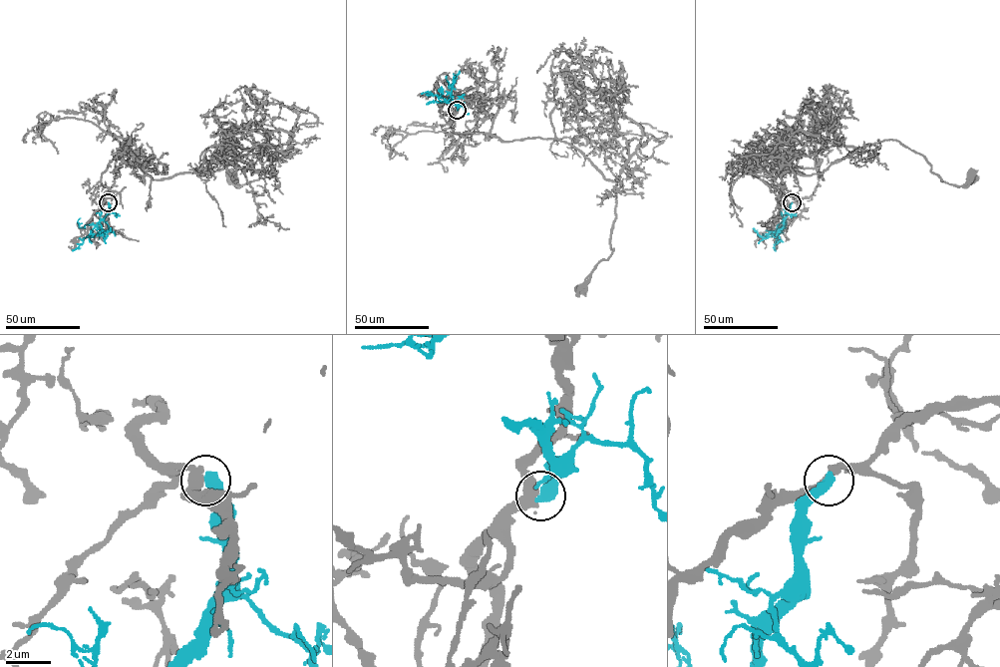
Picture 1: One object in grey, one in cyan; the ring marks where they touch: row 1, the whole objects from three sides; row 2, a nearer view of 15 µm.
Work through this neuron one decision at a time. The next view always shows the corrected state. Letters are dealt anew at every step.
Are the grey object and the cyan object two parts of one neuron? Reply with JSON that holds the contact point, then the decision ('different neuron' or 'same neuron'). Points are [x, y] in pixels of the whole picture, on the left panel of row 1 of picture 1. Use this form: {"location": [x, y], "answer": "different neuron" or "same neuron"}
{"location": [108, 202], "answer": "different neuron"}

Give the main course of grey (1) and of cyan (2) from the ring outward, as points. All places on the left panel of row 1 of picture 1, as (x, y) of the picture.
1: (108, 202), (102, 196), (117, 159), (164, 179), (219, 170), (266, 140), (257, 179), (237, 186), (231, 174)
2: (108, 202), (109, 211), (99, 221), (103, 237), (111, 227)

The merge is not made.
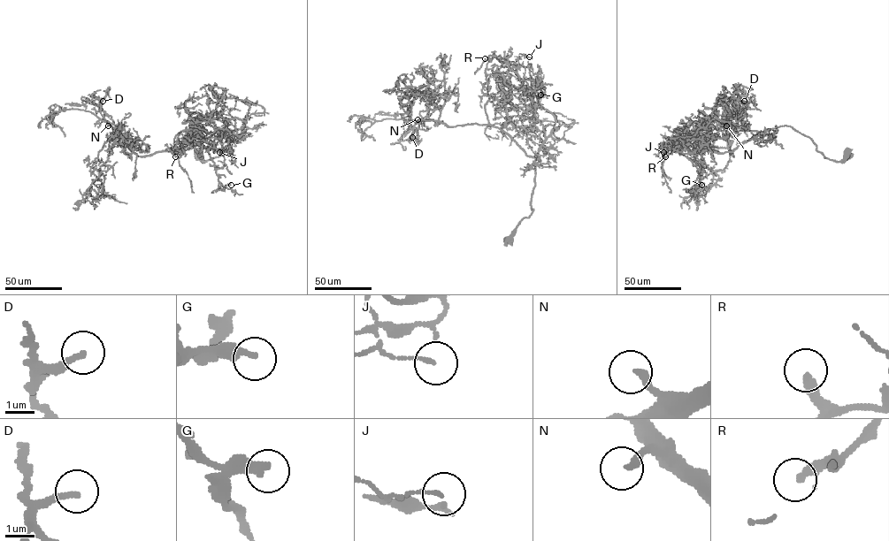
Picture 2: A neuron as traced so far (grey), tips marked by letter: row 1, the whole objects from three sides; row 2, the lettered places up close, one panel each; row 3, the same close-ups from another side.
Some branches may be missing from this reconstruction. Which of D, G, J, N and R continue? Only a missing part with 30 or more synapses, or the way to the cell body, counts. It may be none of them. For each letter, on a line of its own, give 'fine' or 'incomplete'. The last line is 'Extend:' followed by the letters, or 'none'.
D: fine
G: fine
J: fine
N: incomplete
R: fine
Extend: N

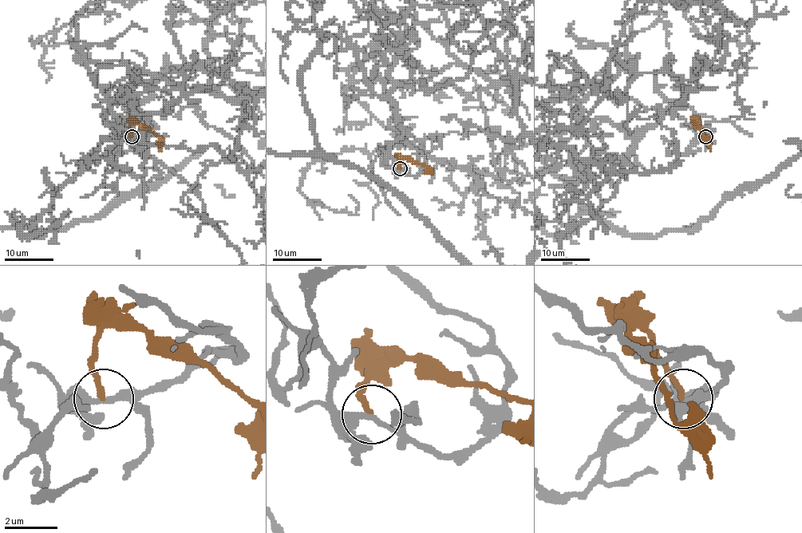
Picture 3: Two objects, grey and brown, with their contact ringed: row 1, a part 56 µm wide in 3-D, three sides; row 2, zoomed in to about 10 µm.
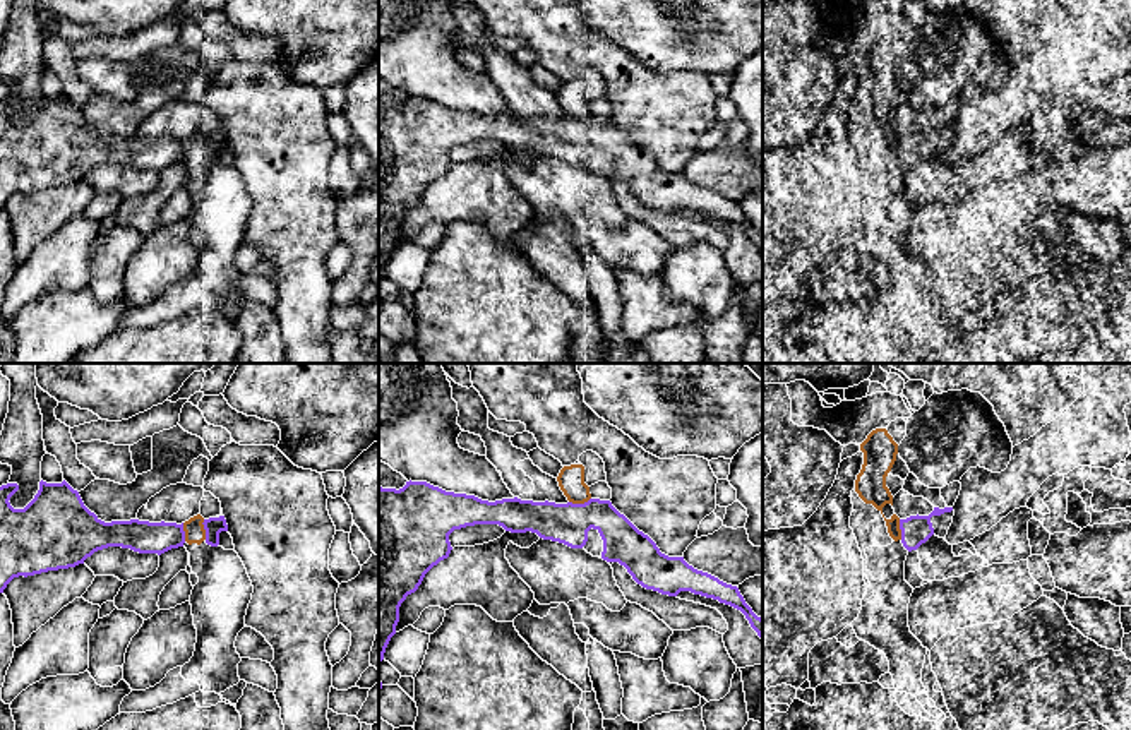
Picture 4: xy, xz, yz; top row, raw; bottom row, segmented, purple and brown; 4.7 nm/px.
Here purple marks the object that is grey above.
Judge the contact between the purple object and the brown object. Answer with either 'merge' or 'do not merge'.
do not merge

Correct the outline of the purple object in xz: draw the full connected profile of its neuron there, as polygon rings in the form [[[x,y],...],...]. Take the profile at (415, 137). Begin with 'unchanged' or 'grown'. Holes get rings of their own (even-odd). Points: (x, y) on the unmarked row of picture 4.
grown | [[[410,96],[399,106],[379,103],[379,279],[396,250],[401,219],[418,206],[434,182],[449,173],[452,166],[449,151],[454,146],[475,141],[499,141],[511,149],[531,147],[543,156],[559,158],[571,165],[584,165],[610,182],[619,178],[637,200],[661,211],[677,212],[680,207],[691,207],[718,216],[740,226],[763,255],[763,235],[745,219],[737,202],[694,185],[684,173],[661,170],[656,159],[620,130],[610,117],[589,115],[584,120],[555,120],[514,113],[488,118],[475,111],[446,108],[427,98]]]

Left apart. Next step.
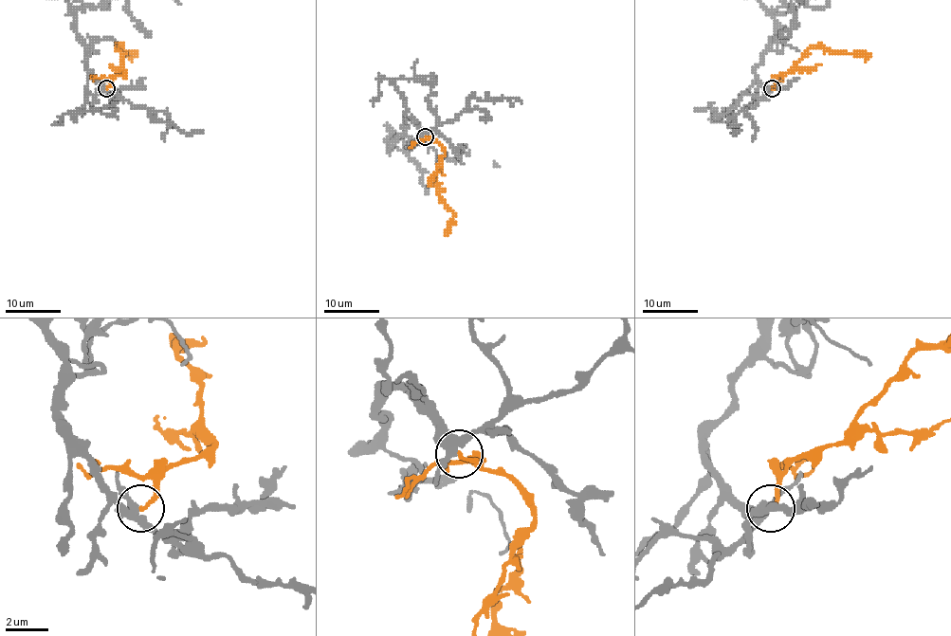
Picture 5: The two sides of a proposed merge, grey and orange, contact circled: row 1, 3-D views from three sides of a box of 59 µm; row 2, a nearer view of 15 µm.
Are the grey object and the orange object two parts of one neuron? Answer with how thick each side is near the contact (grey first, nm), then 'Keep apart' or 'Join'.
Thickness 320 nm (grey) against 170 nm. Join

